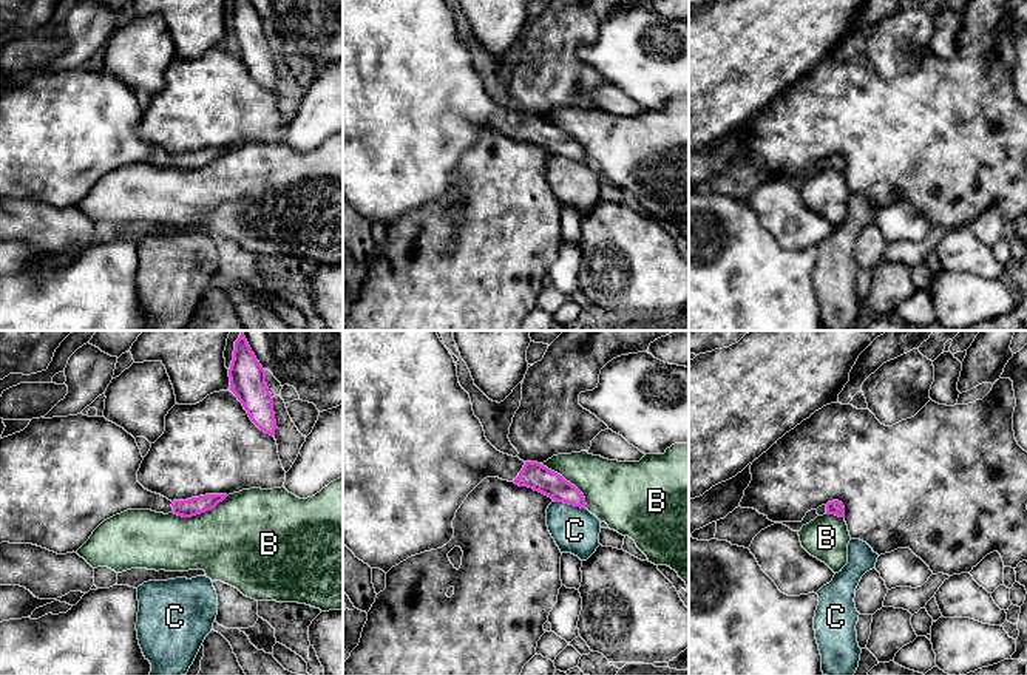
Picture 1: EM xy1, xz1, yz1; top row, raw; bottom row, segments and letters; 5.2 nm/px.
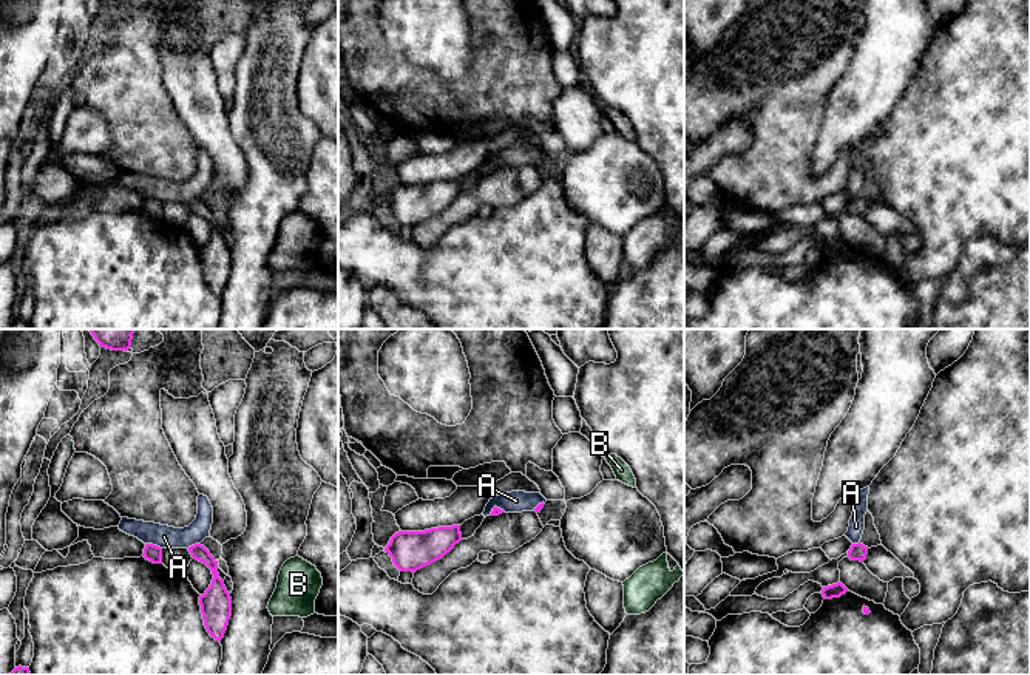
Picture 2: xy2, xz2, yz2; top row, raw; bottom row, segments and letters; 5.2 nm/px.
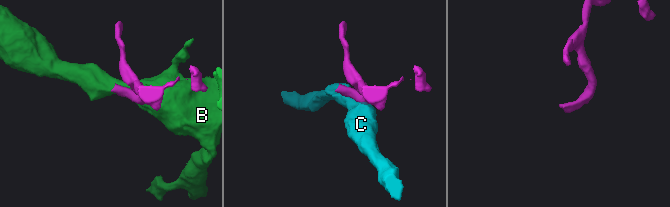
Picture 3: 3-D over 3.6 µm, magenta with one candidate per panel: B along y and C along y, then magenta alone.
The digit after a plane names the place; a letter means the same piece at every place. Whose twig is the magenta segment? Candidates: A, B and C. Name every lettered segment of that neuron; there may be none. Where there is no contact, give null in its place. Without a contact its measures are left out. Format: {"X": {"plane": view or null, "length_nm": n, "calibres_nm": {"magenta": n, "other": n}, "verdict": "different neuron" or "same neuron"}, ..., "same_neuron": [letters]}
{"A": {"plane": "xy2", "length_nm": 90, "calibres_nm": {"magenta": 90, "other": 120}, "verdict": "different neuron"}, "B": {"plane": "xz1", "length_nm": 340, "calibres_nm": {"magenta": 140, "other": 300}, "verdict": "different neuron"}, "C": {"plane": "xz1", "length_nm": 170, "calibres_nm": {"magenta": 140, "other": 240}, "verdict": "different neuron"}, "same_neuron": []}

